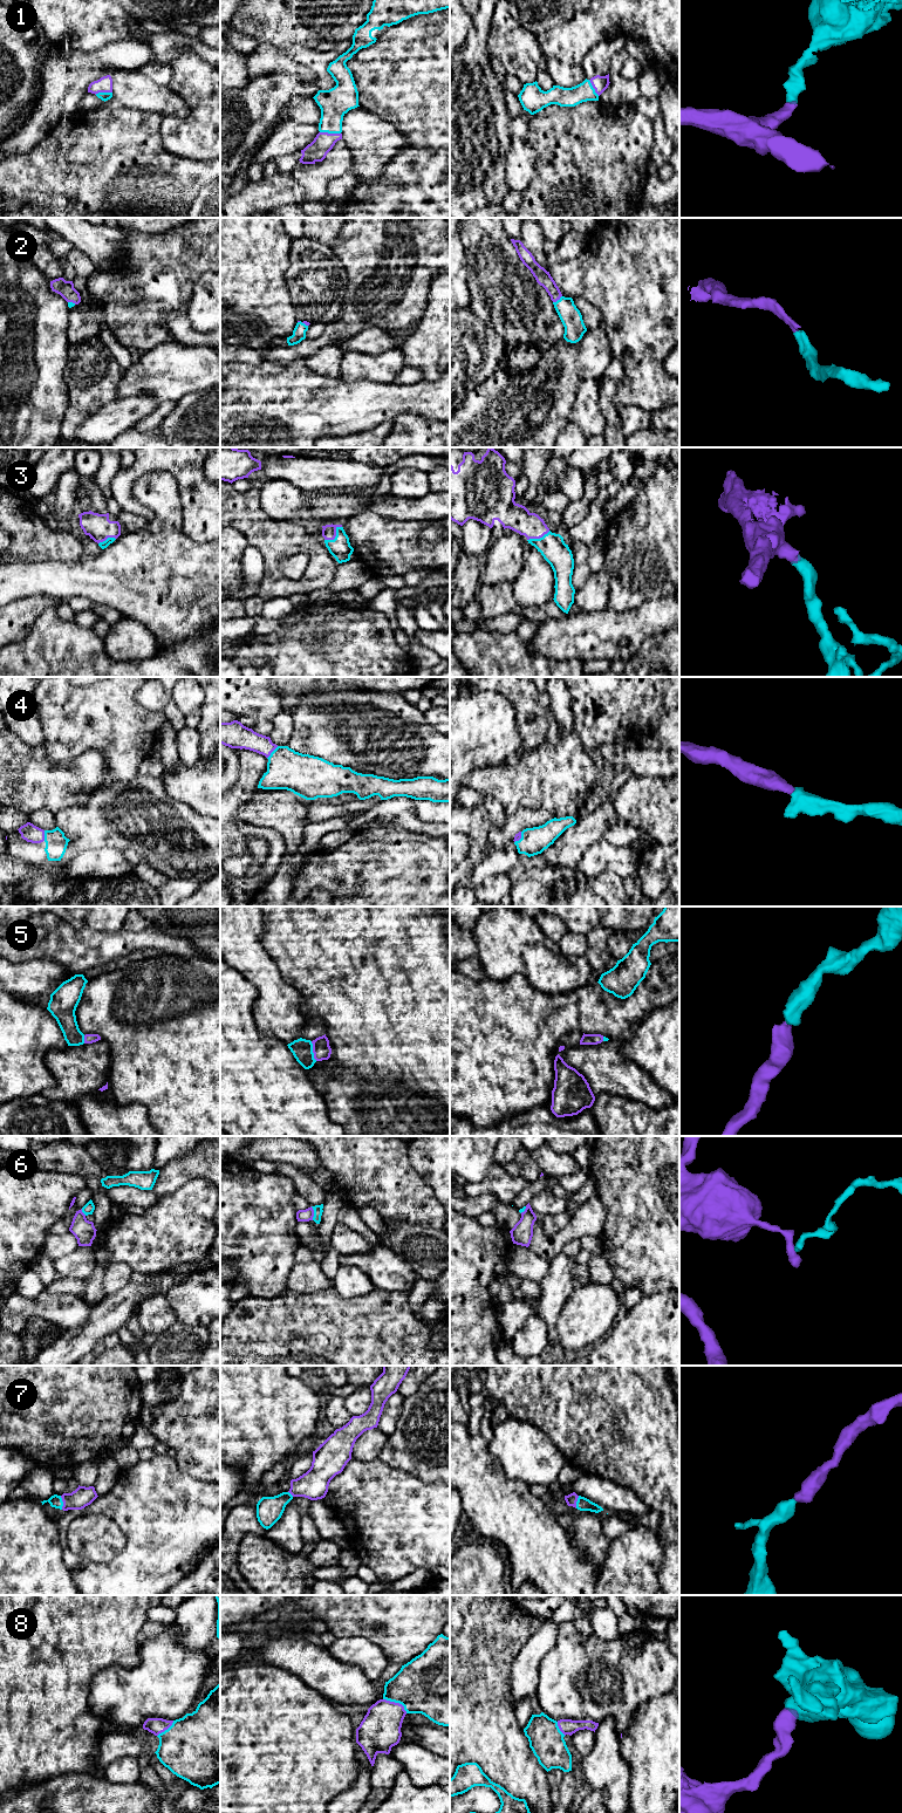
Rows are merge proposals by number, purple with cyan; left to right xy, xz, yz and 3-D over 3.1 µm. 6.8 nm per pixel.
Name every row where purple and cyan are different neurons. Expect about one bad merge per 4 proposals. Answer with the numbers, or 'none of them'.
6

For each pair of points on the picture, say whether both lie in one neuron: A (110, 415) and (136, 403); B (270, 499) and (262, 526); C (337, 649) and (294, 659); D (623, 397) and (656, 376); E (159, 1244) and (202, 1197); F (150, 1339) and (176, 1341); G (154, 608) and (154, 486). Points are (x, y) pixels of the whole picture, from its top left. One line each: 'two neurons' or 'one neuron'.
A: one neuron
B: two neurons
C: one neuron
D: one neuron
E: one neuron
F: two neurons
G: one neuron

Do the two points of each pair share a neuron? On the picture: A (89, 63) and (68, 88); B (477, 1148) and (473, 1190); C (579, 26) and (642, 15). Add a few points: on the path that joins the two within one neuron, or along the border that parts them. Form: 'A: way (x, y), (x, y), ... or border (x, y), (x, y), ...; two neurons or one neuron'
A: way (83, 69), (70, 82); one neuron
B: border (493, 1163), (483, 1179), (475, 1183), (465, 1183); two neurons
C: way (594, 25), (609, 15), (627, 14); one neuron

